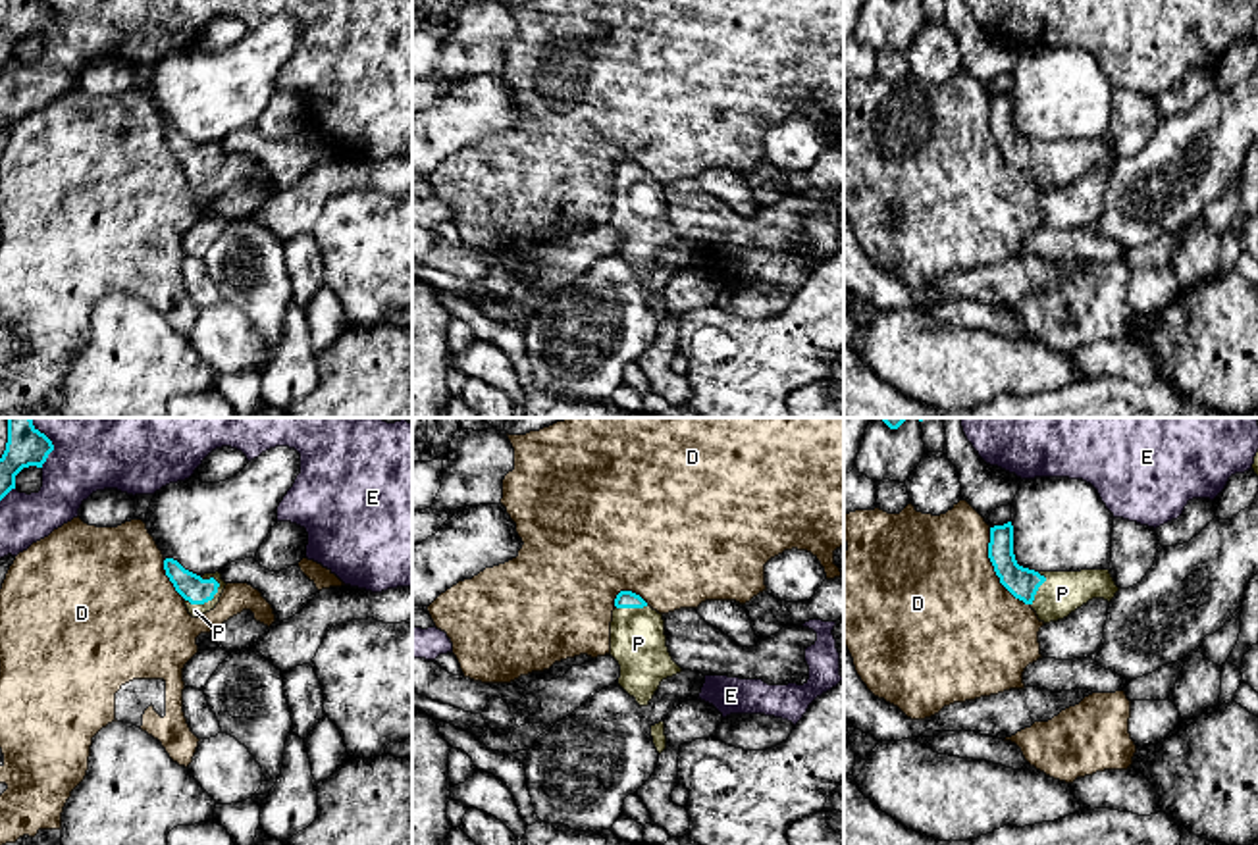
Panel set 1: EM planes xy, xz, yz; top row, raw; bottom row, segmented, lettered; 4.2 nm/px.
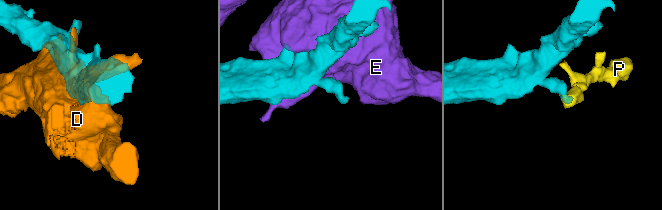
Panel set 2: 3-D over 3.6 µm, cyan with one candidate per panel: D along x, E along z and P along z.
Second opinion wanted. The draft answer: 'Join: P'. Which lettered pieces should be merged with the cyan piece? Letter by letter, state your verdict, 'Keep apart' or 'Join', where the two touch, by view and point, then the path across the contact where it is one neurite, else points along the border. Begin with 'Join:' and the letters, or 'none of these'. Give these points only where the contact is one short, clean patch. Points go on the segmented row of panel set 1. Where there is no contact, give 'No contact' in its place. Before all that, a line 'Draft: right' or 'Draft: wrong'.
Draft: right
Join: P
D: Keep apart. Touches cyan at yz (995, 570)
E: Keep apart. Touches cyan at xy (51, 443)
P: Join. Touches cyan at xy (205, 601). Path across: xy (195, 589), (205, 601), (195, 611)

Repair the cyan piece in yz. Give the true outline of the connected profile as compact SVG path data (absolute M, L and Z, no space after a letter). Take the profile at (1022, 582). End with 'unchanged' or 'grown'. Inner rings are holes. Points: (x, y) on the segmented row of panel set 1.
M1011 522L990 527L988 558L1000 583L1044 624L1067 618L1092 599L1110 602L1119 591L1110 570L1035 572L1019 566Z; grown

